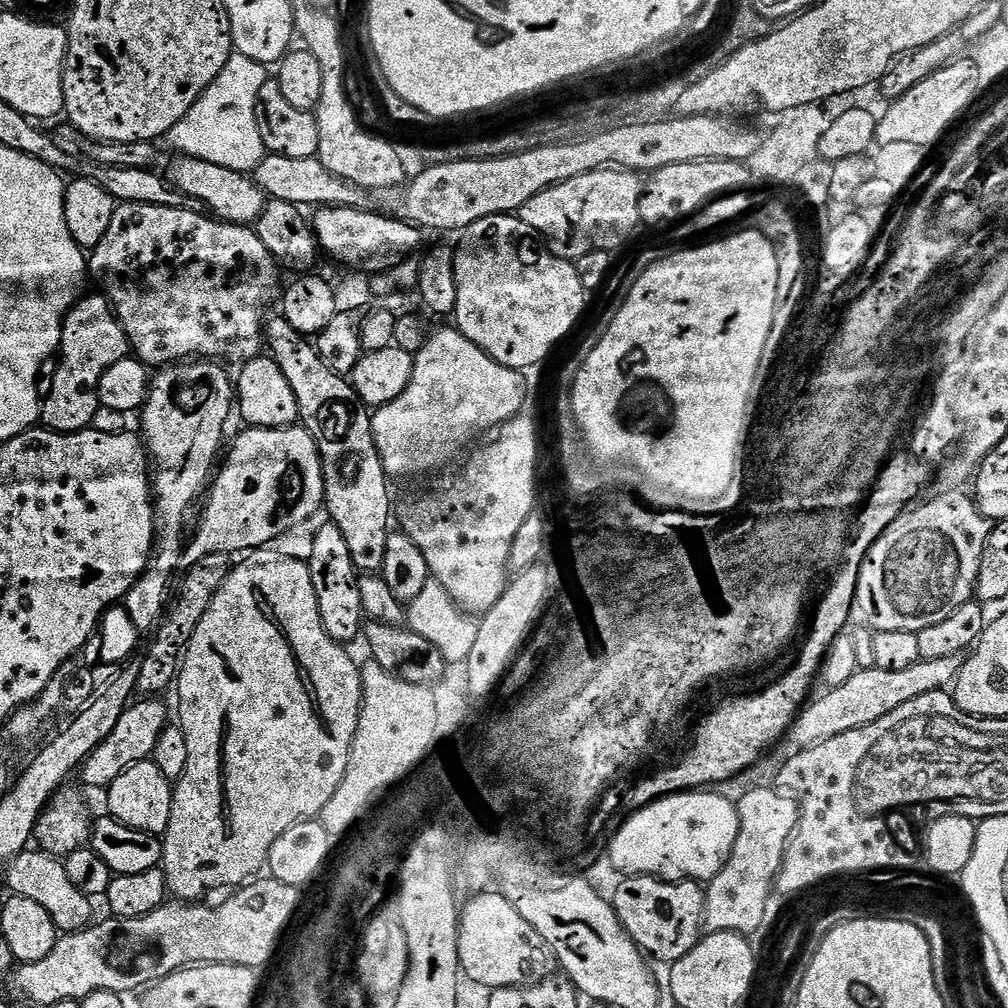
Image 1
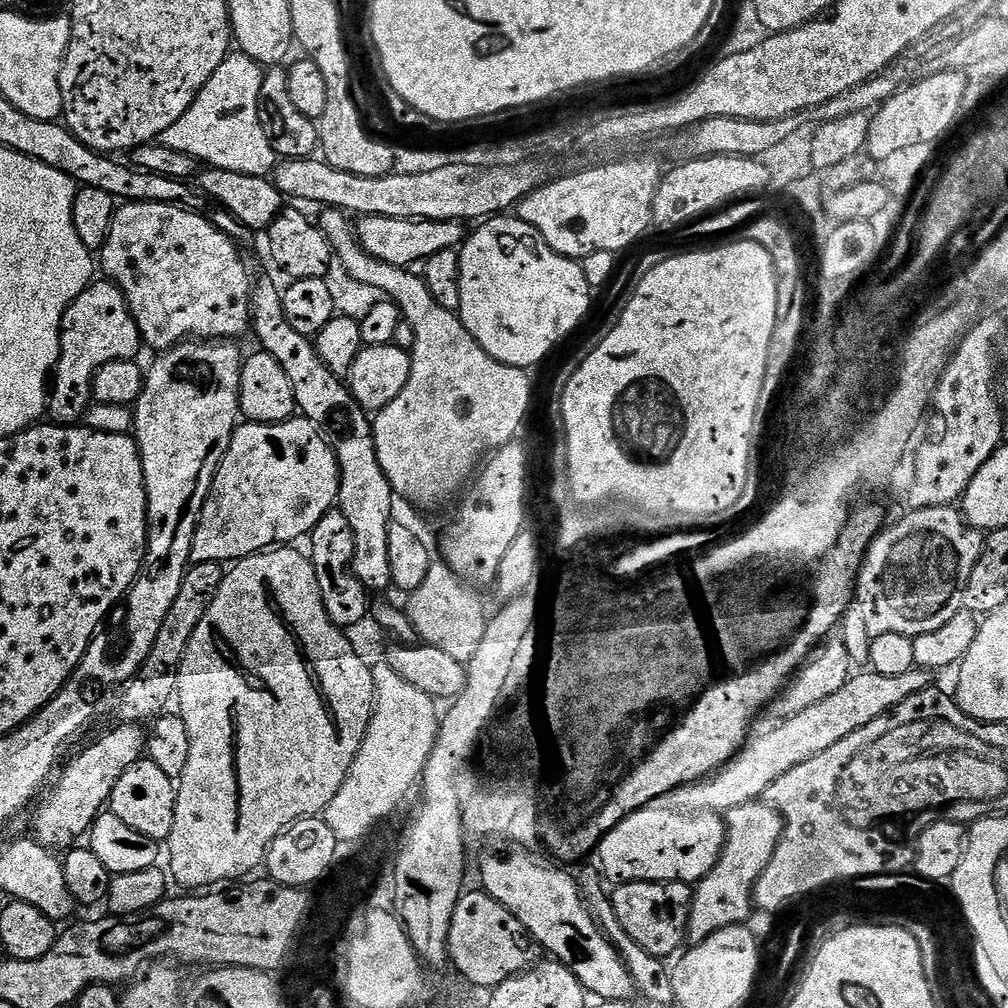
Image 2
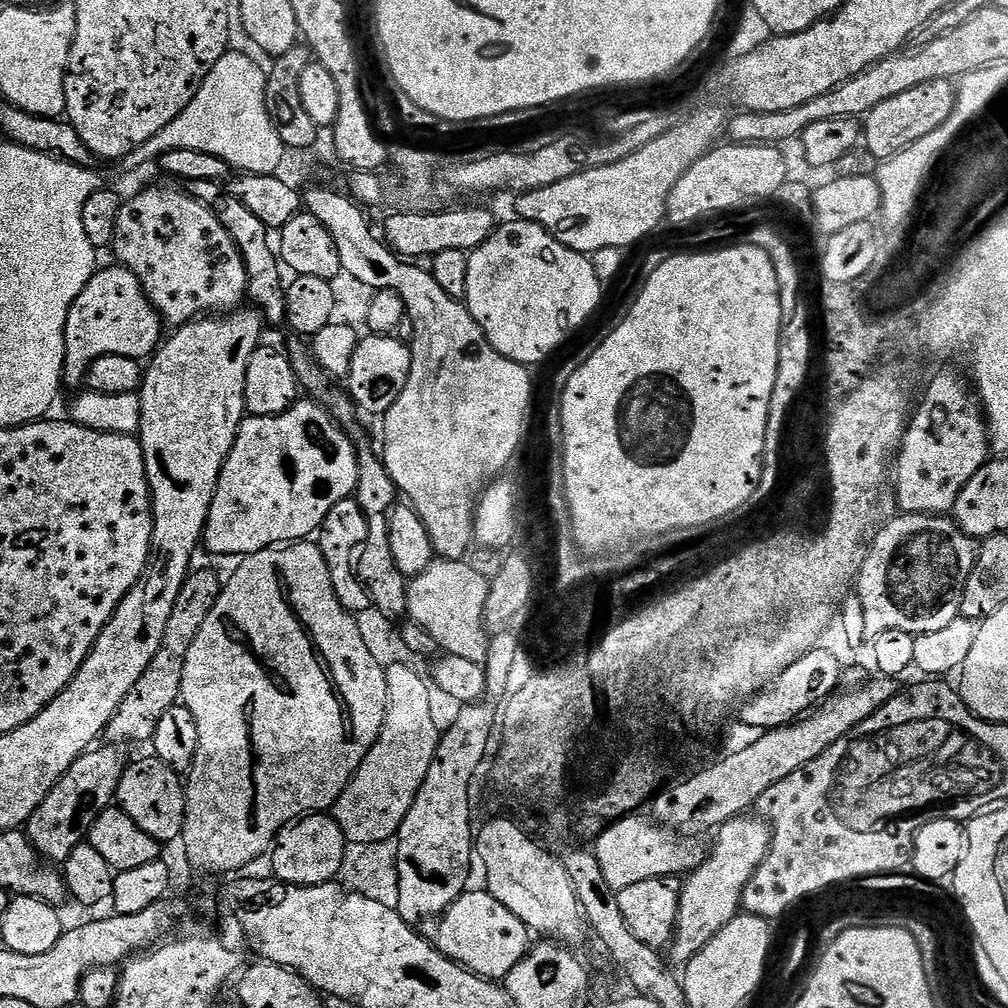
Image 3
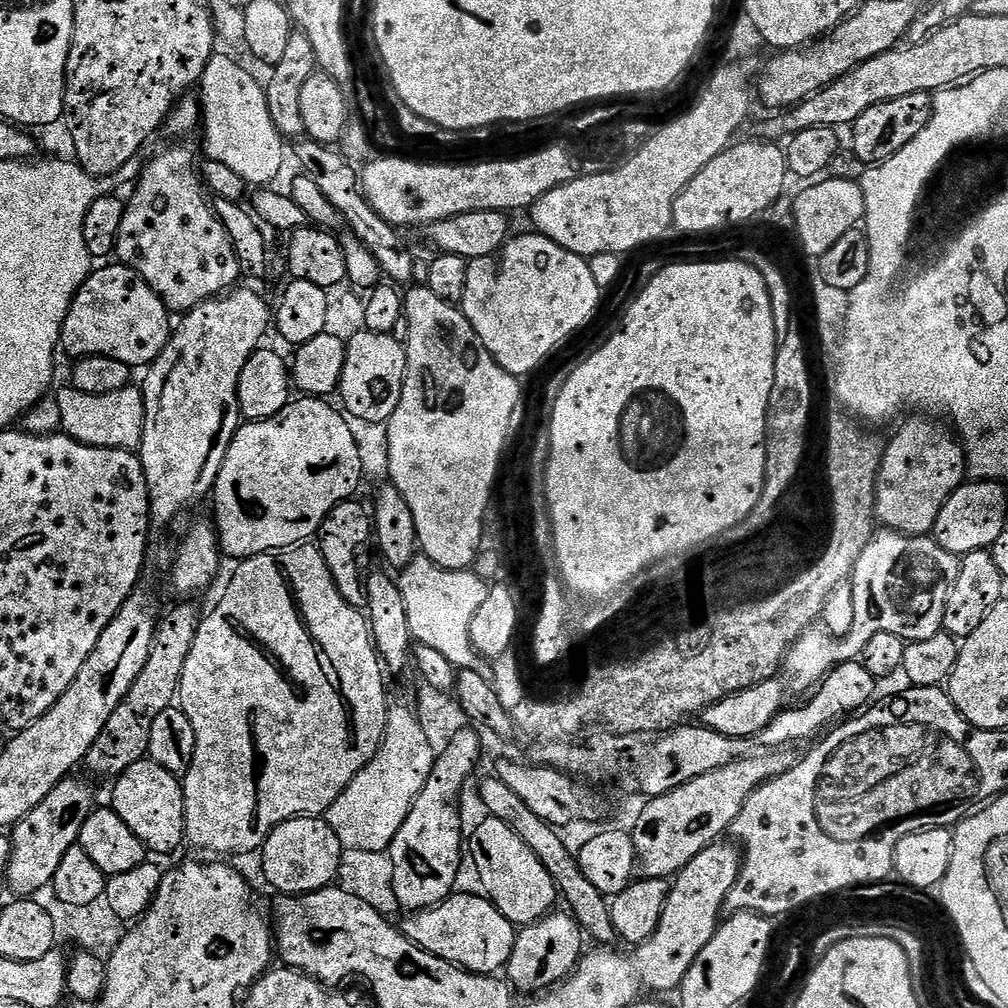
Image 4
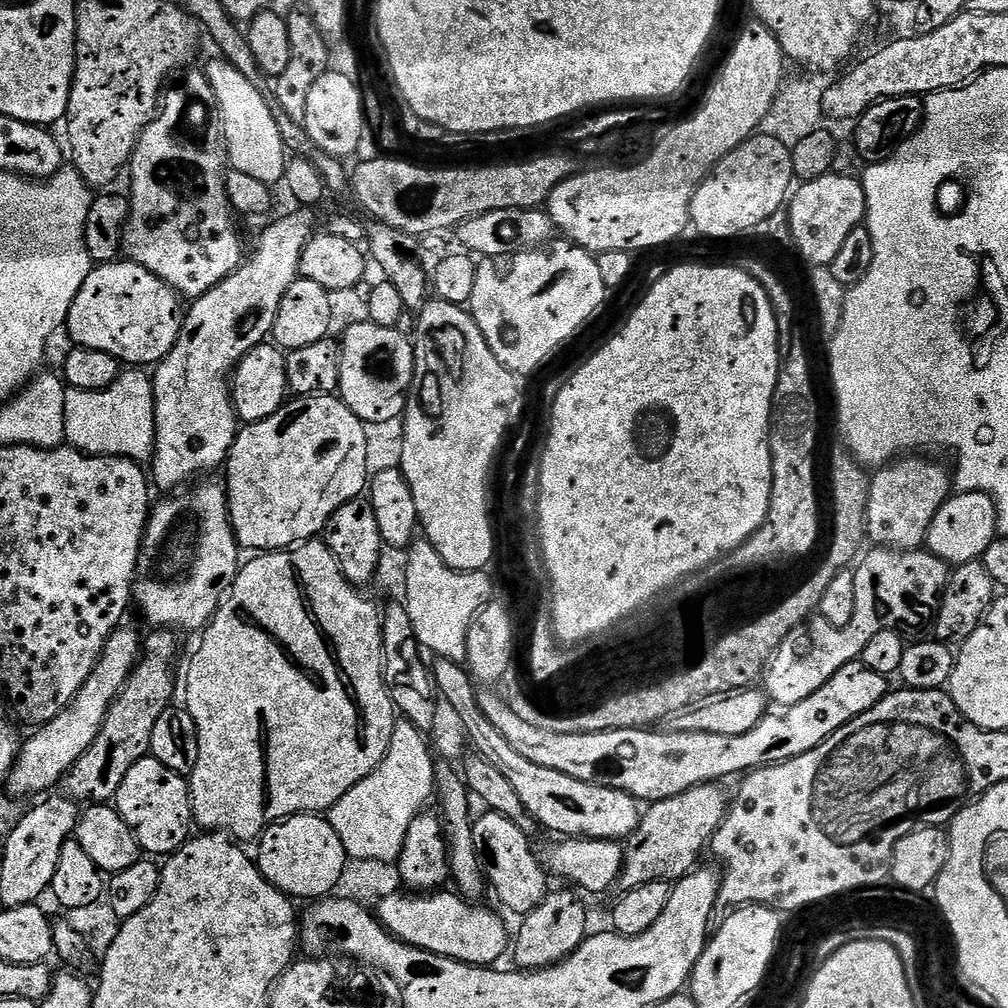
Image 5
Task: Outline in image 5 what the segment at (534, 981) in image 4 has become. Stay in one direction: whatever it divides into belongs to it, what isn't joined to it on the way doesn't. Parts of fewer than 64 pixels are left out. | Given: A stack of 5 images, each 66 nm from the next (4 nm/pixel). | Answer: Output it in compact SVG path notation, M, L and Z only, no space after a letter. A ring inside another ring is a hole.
M549 891L538 907L521 919L524 921L520 924L520 933L514 936L514 952L516 948L516 960L520 963L517 965L521 969L535 970L559 964L589 935L588 912L575 896L577 893L572 892Z

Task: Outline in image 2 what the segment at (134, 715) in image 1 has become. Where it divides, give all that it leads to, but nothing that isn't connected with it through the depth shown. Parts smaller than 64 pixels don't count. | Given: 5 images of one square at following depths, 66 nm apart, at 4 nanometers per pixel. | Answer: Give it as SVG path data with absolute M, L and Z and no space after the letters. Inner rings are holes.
M127 722L117 723L117 728L100 736L89 748L74 757L68 765L63 765L64 773L56 785L51 785L52 793L43 797L44 805L36 812L35 839L45 848L68 850L77 843L80 835L87 833L96 817L105 811L111 801L114 786L118 786L118 778L130 770L139 760L146 756L146 732L140 724Z

